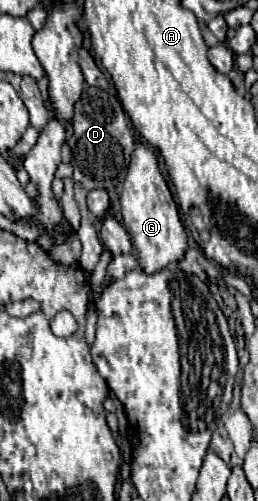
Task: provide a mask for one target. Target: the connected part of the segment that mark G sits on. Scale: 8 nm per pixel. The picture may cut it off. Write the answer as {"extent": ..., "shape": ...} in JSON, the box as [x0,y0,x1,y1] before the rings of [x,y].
{"extent":[119,144,187,274],"shape":[[[139,144],[131,156],[127,178],[123,182],[123,192],[119,198],[123,226],[131,234],[133,250],[137,254],[139,268],[145,274],[159,272],[169,264],[177,264],[187,250],[187,234],[181,224],[177,204],[169,192],[167,182],[163,180],[157,158],[149,146]]]}

